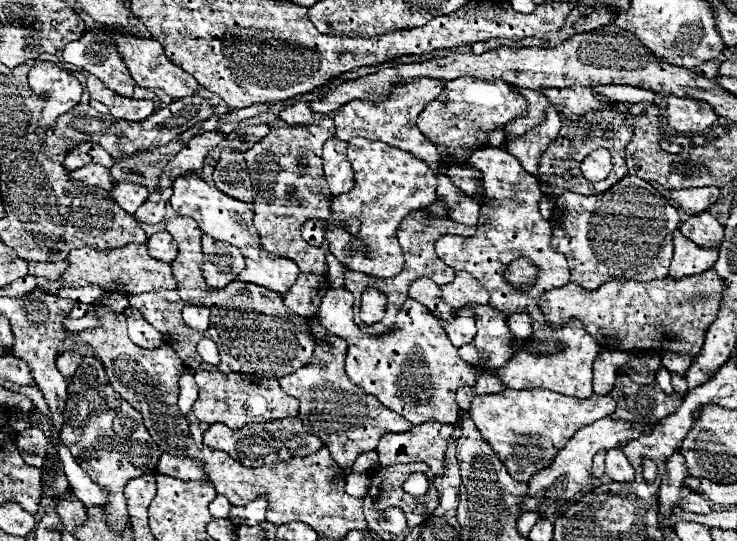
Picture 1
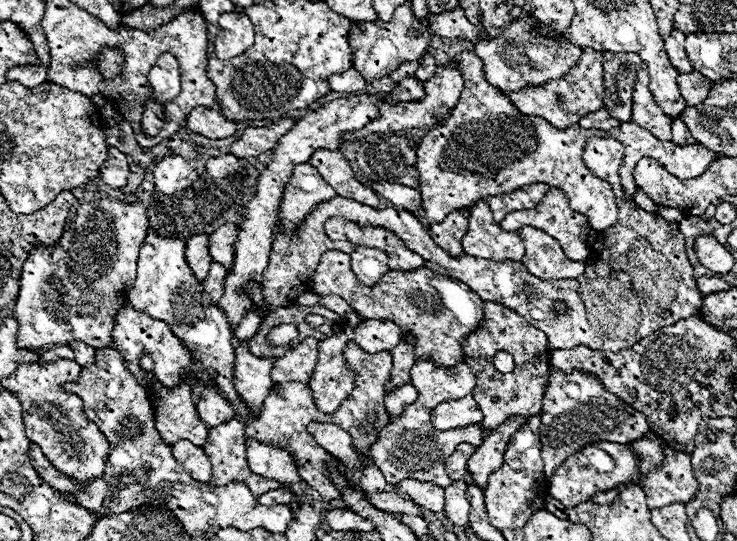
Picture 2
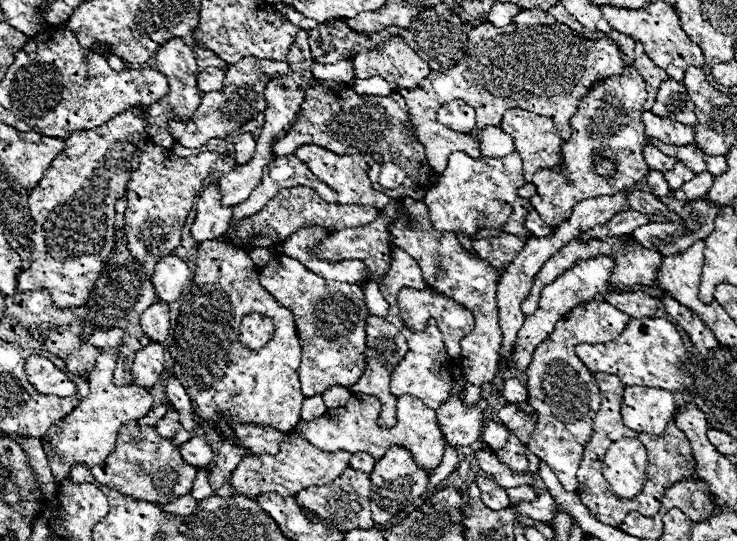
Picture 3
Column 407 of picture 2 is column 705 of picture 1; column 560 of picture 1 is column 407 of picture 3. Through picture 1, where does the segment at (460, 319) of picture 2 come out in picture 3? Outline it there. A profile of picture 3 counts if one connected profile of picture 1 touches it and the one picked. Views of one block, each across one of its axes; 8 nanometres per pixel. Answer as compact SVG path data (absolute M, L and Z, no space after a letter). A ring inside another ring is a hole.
M402 288L398 292L398 306L400 306L400 316L404 320L404 324L410 328L410 330L424 330L426 324L428 324L428 318L434 318L440 332L442 332L442 338L444 338L444 344L446 344L446 352L450 358L460 358L460 340L464 336L468 336L474 328L474 316L468 308L464 308L462 304L454 302L454 300L448 300L440 294L434 294L430 290L414 290L414 288Z

